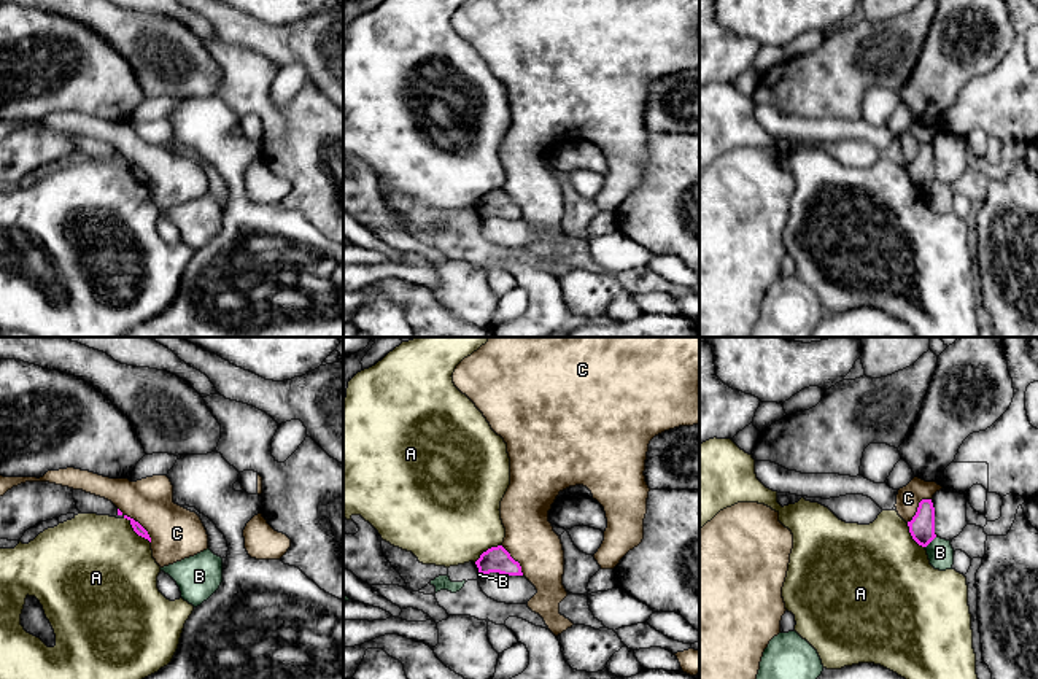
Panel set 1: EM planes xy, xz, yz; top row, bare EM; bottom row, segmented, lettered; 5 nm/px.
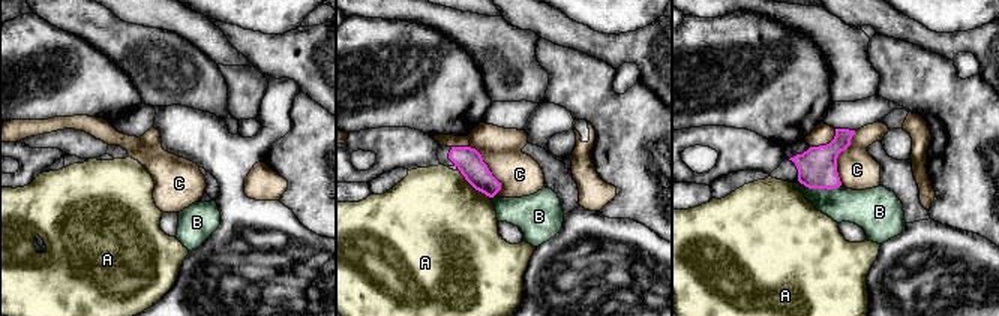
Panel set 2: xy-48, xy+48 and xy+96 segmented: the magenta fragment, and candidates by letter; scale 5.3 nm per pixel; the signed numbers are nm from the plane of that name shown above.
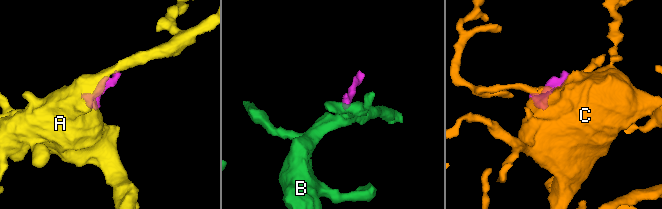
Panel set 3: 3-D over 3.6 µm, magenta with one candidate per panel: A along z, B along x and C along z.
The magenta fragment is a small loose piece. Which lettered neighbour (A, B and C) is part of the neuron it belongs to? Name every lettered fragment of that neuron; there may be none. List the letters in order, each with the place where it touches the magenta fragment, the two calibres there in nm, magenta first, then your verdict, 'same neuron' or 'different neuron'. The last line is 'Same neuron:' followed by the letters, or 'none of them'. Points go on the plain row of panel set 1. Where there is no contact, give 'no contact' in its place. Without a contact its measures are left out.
A: meets magenta in xy at (135, 175); 50 nm thick on the magenta side, 500 nm on the other; different neuron
B: meets magenta in yz at (930, 185); 130 nm thick on the magenta side, 130 nm on the other; different neuron
C: meets magenta in xy at (137, 166); 50 nm thick on the magenta side, 260 nm on the other; different neuron
Same neuron: none of them

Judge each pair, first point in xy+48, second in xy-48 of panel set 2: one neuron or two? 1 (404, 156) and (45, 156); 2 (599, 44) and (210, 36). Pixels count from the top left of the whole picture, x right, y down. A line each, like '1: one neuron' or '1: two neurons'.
1: one neuron
2: two neurons

